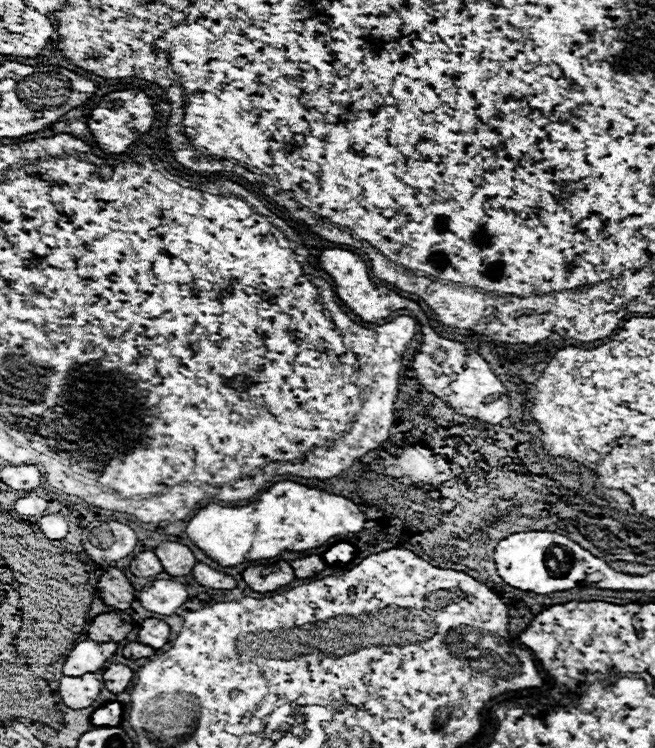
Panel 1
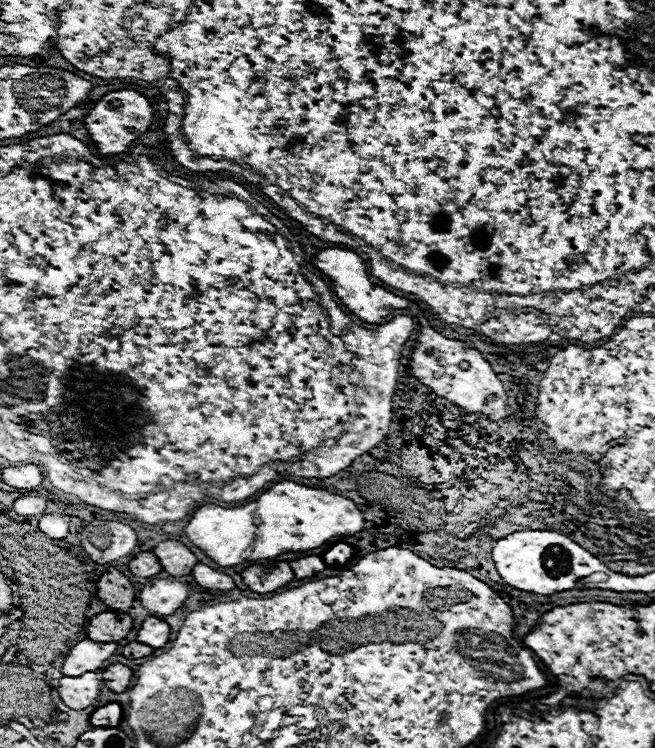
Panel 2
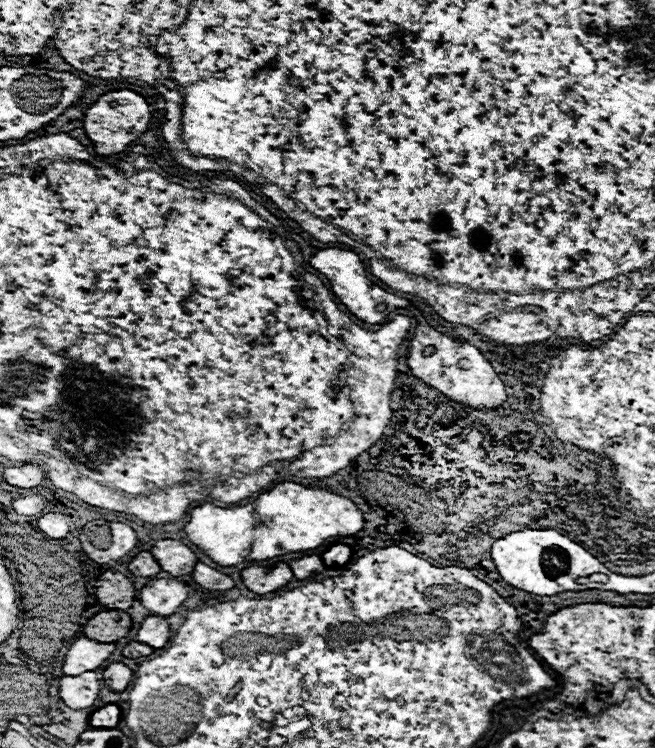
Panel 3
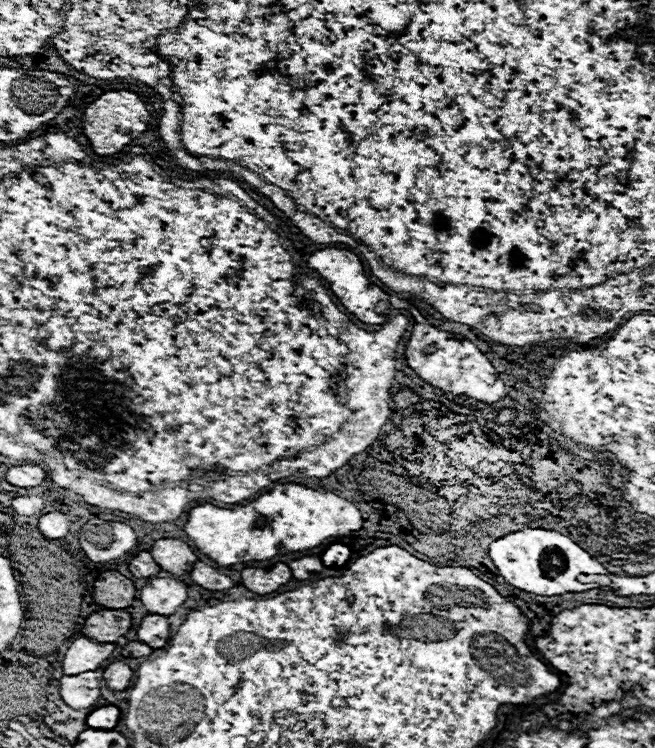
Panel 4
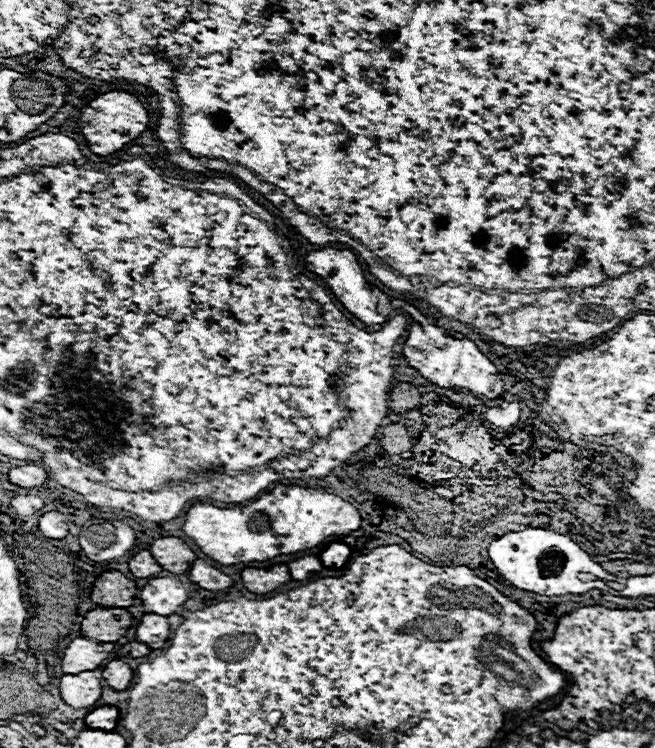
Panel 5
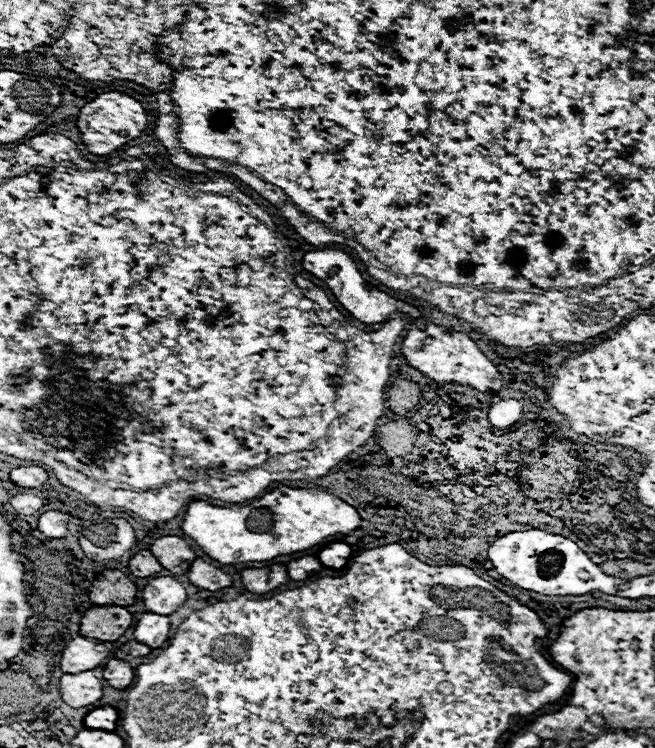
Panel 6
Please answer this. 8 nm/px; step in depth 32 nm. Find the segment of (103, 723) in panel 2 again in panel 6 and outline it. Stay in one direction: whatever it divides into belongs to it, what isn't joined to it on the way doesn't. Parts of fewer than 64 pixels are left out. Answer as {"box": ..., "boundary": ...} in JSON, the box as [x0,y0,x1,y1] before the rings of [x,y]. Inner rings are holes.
{"box":[84,706,118,730],"boundary":[[[102,706],[86,714],[84,726],[96,730],[114,730],[118,724],[118,710],[114,706]]]}

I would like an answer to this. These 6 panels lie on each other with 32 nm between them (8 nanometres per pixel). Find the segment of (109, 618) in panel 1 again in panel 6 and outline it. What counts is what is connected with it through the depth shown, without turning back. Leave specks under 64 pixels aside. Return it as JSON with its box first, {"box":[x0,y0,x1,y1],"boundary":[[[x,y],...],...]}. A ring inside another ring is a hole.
{"box":[80,606,130,642],"boundary":[[[116,606],[90,608],[80,622],[80,634],[84,638],[96,638],[102,642],[118,640],[128,628],[130,628],[130,612],[126,608]]]}

